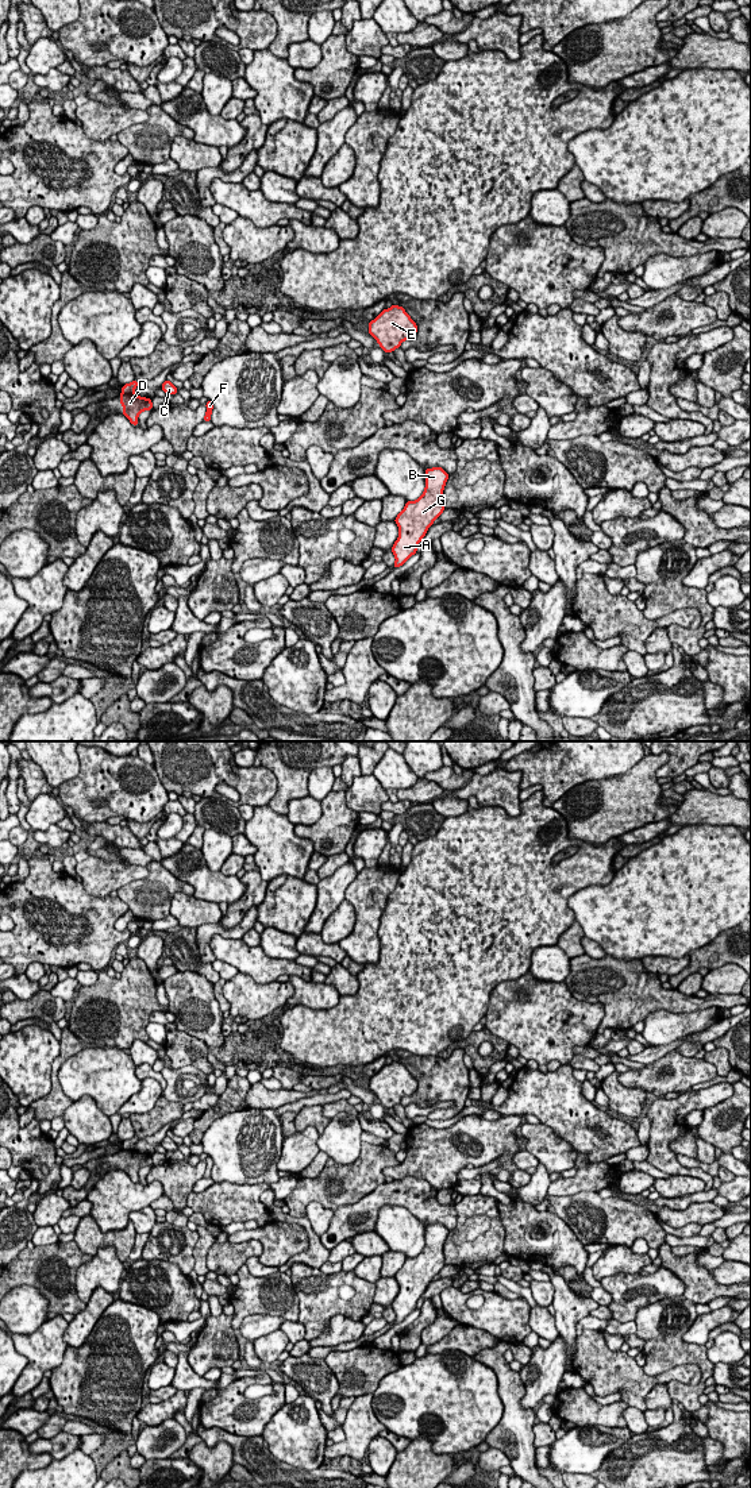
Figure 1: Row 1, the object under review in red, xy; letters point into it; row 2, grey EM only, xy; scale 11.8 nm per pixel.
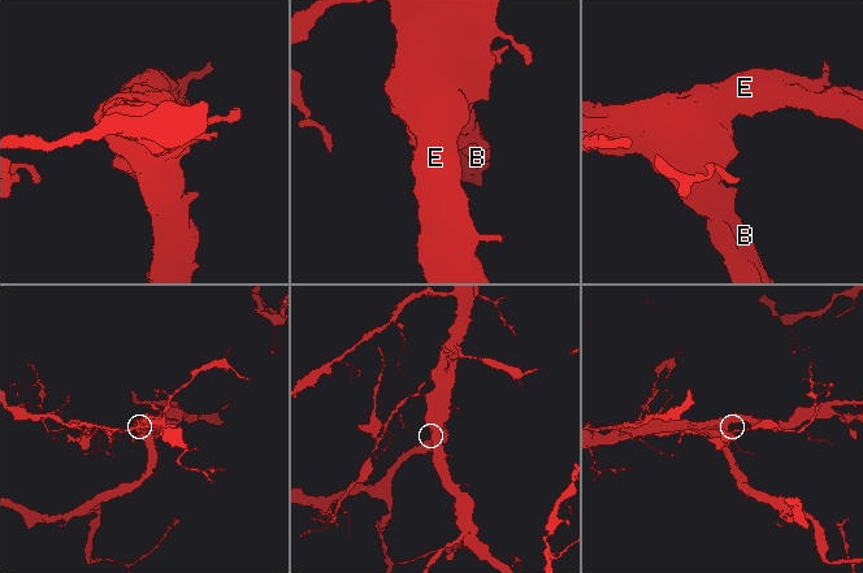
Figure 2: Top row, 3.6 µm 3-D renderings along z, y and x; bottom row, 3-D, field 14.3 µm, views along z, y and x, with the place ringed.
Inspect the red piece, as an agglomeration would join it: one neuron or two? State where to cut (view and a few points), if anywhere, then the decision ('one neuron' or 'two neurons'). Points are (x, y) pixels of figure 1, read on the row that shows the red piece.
xy (122, 392), (134, 393) | two neurons

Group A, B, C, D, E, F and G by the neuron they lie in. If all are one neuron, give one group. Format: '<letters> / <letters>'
A B C E F G / D

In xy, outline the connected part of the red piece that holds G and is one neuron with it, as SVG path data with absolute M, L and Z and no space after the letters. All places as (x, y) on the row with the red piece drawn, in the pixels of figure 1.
M442 467L425 469L425 489L416 501L407 501L394 523L398 537L392 547L396 558L393 567L403 566L417 551L417 544L428 528L444 510L443 489L448 474Z

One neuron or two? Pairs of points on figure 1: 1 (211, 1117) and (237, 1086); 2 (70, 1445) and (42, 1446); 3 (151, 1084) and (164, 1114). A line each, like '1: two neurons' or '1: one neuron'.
1: one neuron
2: one neuron
3: two neurons

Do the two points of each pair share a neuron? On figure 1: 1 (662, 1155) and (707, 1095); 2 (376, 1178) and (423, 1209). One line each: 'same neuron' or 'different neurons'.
1: same neuron
2: different neurons

